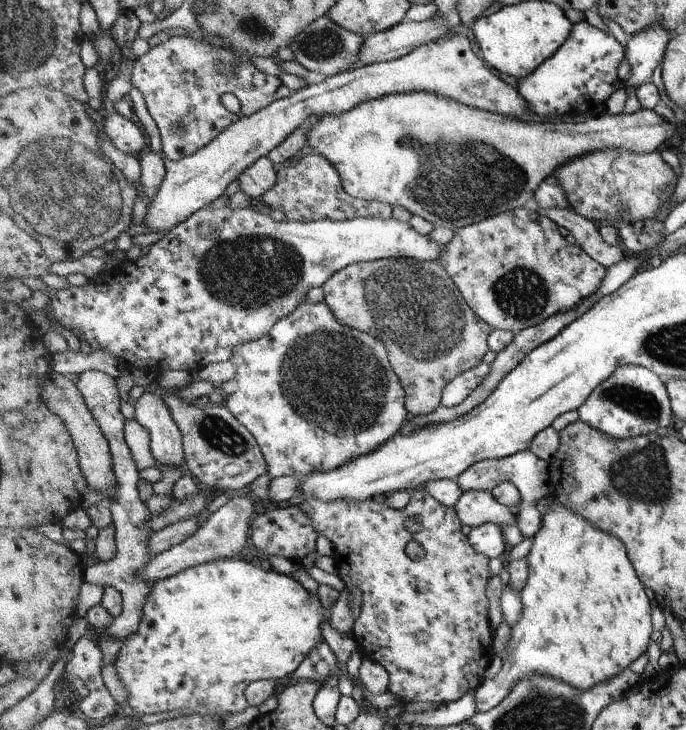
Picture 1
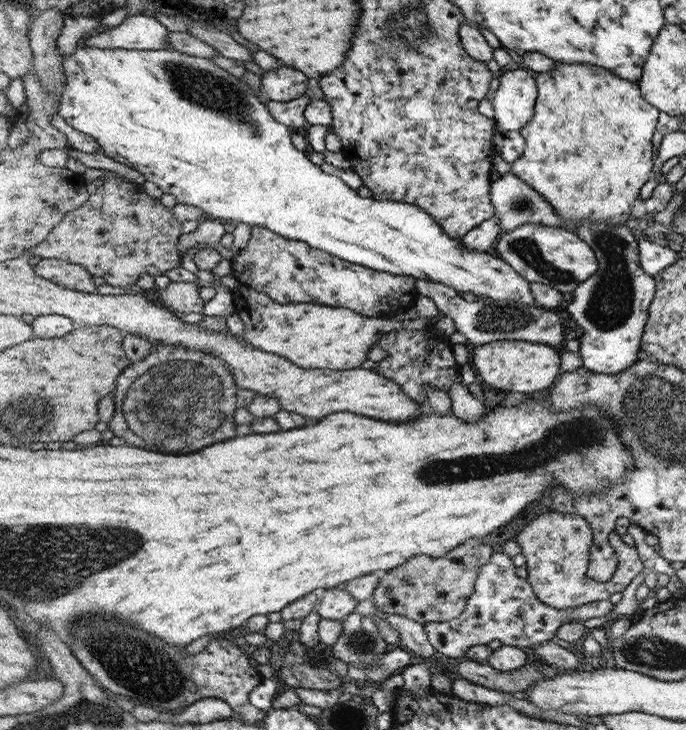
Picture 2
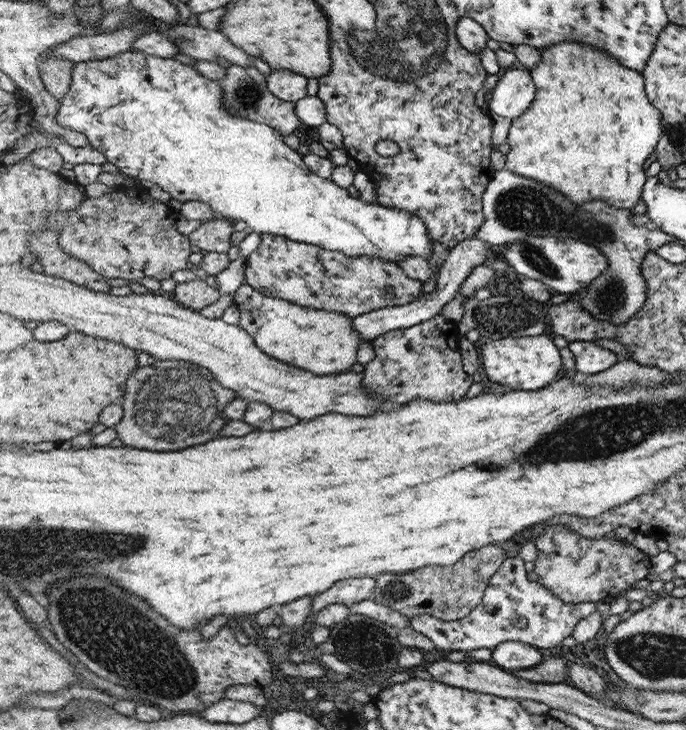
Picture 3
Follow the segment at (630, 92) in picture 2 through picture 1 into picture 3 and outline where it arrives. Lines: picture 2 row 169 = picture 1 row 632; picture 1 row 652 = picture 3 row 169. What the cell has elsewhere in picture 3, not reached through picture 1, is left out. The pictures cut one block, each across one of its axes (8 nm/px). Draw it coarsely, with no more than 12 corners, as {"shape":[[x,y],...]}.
{"shape":[[565,40],[530,69],[504,170],[632,209],[662,116],[643,73]]}

